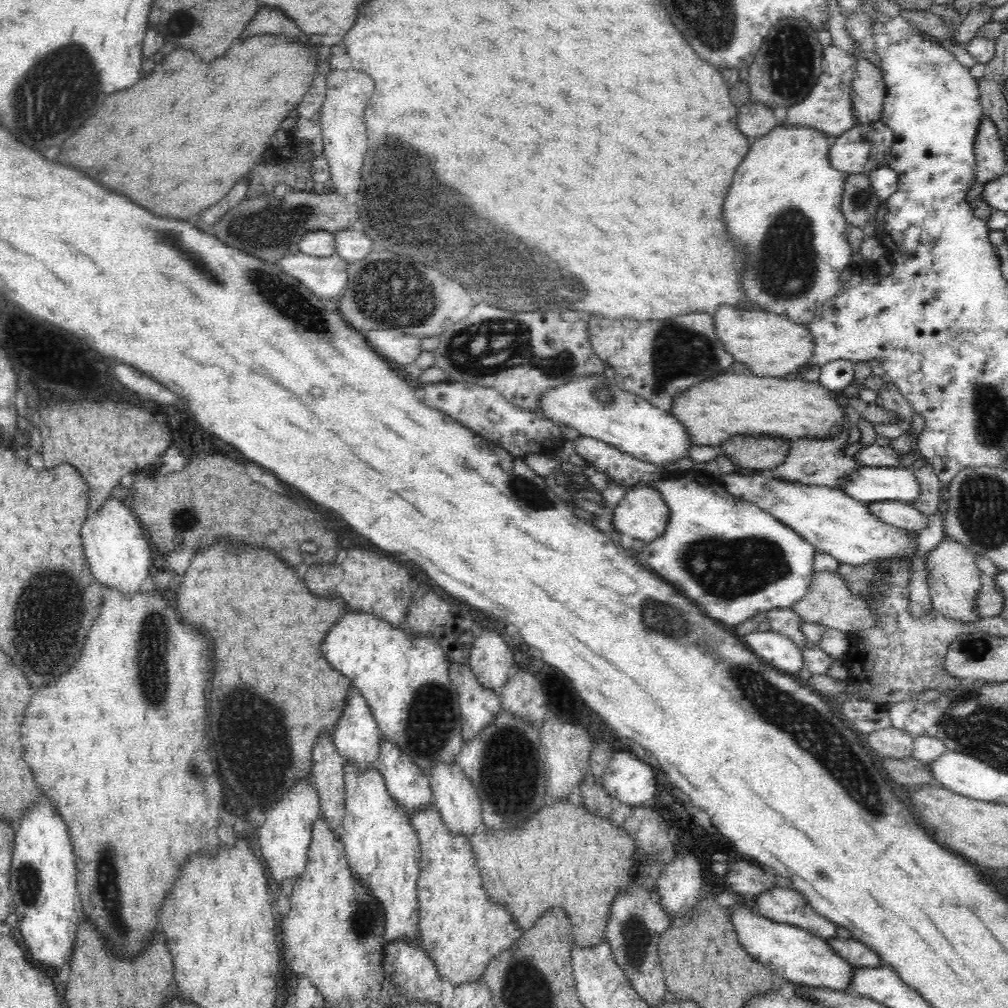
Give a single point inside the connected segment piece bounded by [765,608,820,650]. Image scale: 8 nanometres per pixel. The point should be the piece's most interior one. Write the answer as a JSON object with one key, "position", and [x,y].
{"position":[787,622]}

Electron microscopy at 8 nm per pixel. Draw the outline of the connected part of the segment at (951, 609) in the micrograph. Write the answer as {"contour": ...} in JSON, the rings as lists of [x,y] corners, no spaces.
{"contour":[[[944,534],[937,547],[930,552],[931,579],[928,579],[929,596],[933,608],[946,618],[961,623],[974,623],[983,619],[977,604],[980,583],[980,569],[974,563],[975,555],[960,542],[950,539]]]}

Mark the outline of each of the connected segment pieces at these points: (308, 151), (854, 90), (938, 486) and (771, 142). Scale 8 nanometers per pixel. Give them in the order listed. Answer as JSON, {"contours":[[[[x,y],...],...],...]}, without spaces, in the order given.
{"contours":[[[[320,56],[320,68],[316,71],[314,84],[310,87],[310,92],[305,94],[300,104],[296,106],[298,116],[295,118],[295,127],[287,135],[288,141],[281,147],[270,146],[259,158],[256,166],[252,168],[248,198],[273,192],[275,187],[282,184],[289,186],[294,191],[312,192],[315,182],[312,180],[310,167],[316,157],[323,154],[320,110],[326,89],[326,76],[330,70],[332,67],[328,64],[328,60]]],[[[847,52],[848,58],[852,59],[852,82],[851,82],[851,103],[855,109],[855,115],[858,116],[859,124],[870,124],[880,120],[880,110],[884,100],[884,79],[880,69],[872,62],[860,56],[853,56]]],[[[926,462],[919,469],[913,468],[913,473],[920,482],[920,498],[913,502],[914,508],[922,511],[922,514],[930,516],[938,510],[940,495],[944,492],[941,480],[934,473],[933,467]]],[[[781,121],[778,122],[768,134],[764,134],[760,138],[757,138],[753,141],[753,143],[749,146],[749,151],[747,155],[744,157],[744,160],[739,164],[739,167],[736,169],[736,174],[734,174],[734,180],[732,180],[732,188],[728,191],[728,196],[726,200],[726,204],[724,205],[724,212],[728,212],[728,224],[732,224],[732,232],[736,232],[736,240],[744,240],[744,244],[748,244],[748,252],[752,252],[752,268],[748,268],[748,276],[744,276],[744,292],[746,292],[746,296],[748,296],[748,300],[752,302],[752,304],[756,304],[758,308],[764,308],[764,310],[768,310],[768,312],[773,312],[774,314],[785,314],[792,321],[795,321],[796,324],[808,324],[810,320],[812,320],[812,314],[822,306],[822,302],[828,300],[828,298],[832,298],[832,296],[836,296],[836,294],[840,294],[842,292],[842,284],[844,281],[840,279],[840,274],[848,267],[852,258],[852,249],[850,248],[849,242],[846,238],[846,227],[847,220],[843,215],[841,209],[841,202],[844,192],[844,184],[846,182],[846,172],[840,172],[839,169],[834,168],[831,165],[830,161],[830,152],[831,152],[831,144],[833,140],[830,139],[830,136],[827,136],[827,133],[819,130],[818,128],[812,128],[811,125],[794,125],[794,124],[785,124]]]]}

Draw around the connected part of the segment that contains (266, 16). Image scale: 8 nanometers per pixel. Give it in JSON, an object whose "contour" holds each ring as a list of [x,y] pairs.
{"contour":[[[262,6],[258,10],[258,14],[246,26],[242,36],[256,36],[256,32],[284,32],[288,36],[302,36],[302,32],[294,20],[286,18],[280,10],[268,8],[268,6]]]}

